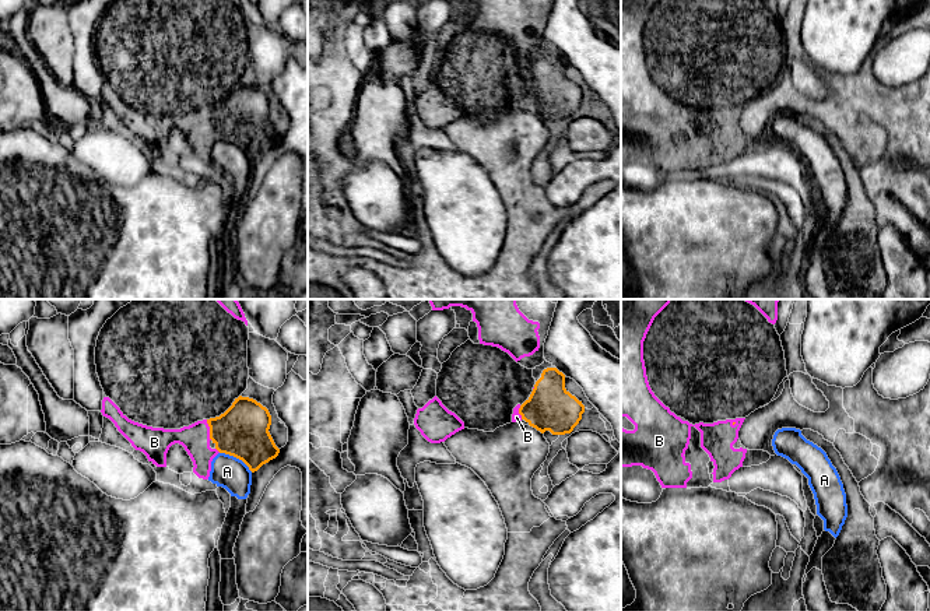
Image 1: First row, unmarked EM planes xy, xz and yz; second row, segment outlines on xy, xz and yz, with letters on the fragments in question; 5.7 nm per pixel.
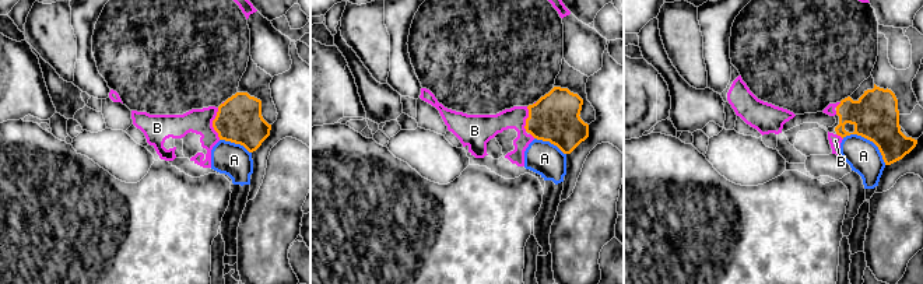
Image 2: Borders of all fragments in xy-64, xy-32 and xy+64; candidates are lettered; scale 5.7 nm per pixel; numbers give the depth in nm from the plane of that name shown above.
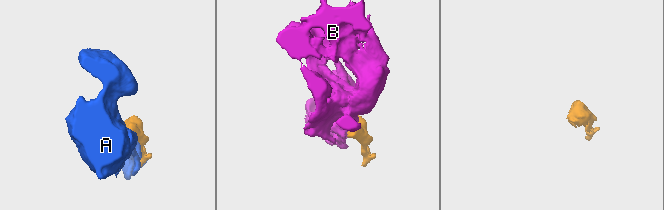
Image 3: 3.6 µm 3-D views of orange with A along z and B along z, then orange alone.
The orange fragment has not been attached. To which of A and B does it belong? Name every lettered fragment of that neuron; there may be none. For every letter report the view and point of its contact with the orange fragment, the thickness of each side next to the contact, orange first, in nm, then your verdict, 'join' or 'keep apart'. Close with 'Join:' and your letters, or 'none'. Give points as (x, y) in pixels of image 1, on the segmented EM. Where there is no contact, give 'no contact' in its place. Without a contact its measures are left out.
A: xy (237, 457) | 300/190 nm | keep apart
B: xy (210, 429) | 300/160 nm | join
Join: B

